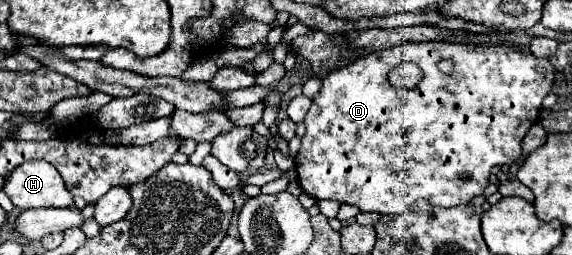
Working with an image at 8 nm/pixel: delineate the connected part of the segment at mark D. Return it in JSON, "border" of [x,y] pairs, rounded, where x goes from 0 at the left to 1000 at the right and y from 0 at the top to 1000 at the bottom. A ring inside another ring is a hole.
{"border":[[[708,165],[687,188],[673,188],[673,196],[659,196],[596,275],[586,275],[579,290],[572,290],[565,306],[565,345],[551,369],[547,384],[547,416],[533,455],[533,533],[526,541],[526,580],[516,612],[516,667],[519,667],[519,706],[526,722],[526,737],[547,769],[551,784],[589,784],[589,792],[603,792],[603,800],[621,800],[628,808],[635,831],[659,831],[659,839],[705,839],[712,831],[726,784],[743,776],[753,800],[764,808],[802,808],[802,800],[820,800],[830,769],[844,761],[844,745],[855,722],[855,675],[862,651],[872,643],[897,643],[907,612],[911,612],[911,549],[918,541],[918,525],[925,518],[925,502],[942,471],[942,439],[946,439],[946,392],[963,361],[970,322],[970,267],[963,259],[963,243],[949,243],[949,227],[935,227],[932,212],[918,212],[907,188],[897,180],[862,180],[862,188],[820,188],[809,173],[778,173],[778,165]],[[774,227],[788,227],[795,243],[795,275],[792,290],[774,290],[764,267],[764,243]],[[701,243],[722,243],[736,267],[740,282],[740,314],[733,322],[733,337],[726,337],[722,353],[694,353],[684,345],[677,290],[684,282],[684,267],[698,259]],[[806,682],[820,682],[820,706],[809,706]]]}

